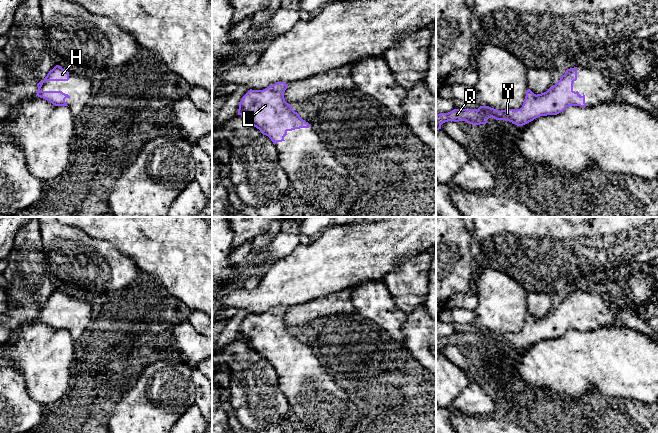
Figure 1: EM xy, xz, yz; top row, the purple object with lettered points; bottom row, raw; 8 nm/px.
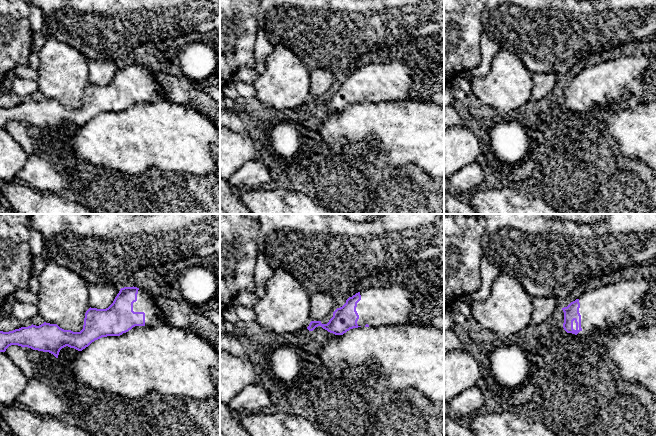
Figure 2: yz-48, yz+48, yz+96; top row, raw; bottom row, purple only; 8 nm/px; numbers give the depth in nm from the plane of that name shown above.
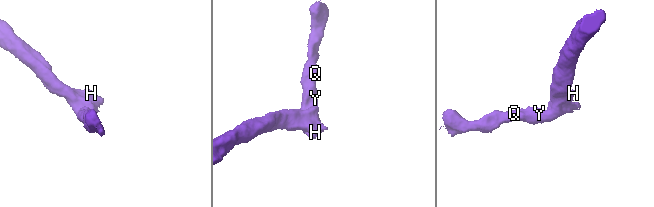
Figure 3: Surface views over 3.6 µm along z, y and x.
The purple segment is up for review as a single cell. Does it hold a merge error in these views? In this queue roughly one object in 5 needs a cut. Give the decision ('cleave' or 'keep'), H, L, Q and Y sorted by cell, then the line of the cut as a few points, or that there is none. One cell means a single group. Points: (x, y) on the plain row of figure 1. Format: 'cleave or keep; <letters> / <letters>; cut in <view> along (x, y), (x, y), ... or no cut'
keep; H L Q Y; no cut

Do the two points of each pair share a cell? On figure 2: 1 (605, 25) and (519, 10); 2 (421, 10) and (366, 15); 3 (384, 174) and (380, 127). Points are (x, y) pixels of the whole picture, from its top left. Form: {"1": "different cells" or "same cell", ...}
{"1": "same cell", "2": "same cell", "3": "different cells"}

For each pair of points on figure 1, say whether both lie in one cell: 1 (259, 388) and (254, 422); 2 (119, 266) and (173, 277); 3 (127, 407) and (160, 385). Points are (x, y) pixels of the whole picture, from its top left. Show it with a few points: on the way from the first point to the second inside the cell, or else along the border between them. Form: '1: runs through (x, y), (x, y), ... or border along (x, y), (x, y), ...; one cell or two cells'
1: runs through (257, 396), (257, 408), (254, 414); one cell
2: border along (122, 253), (130, 256), (139, 269); two cells
3: runs through (135, 407), (152, 393); one cell

